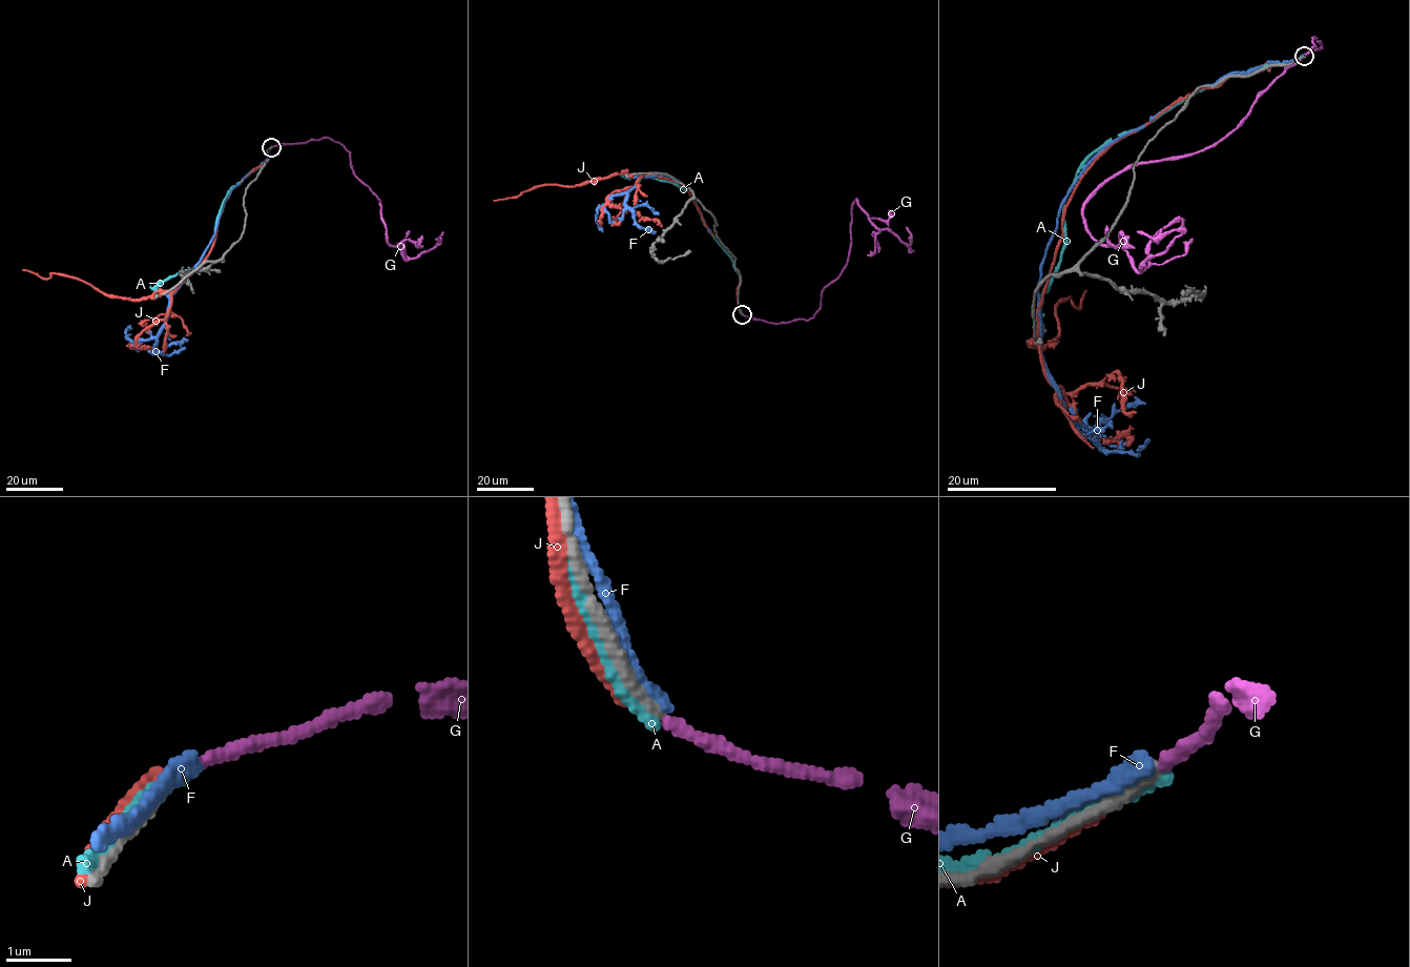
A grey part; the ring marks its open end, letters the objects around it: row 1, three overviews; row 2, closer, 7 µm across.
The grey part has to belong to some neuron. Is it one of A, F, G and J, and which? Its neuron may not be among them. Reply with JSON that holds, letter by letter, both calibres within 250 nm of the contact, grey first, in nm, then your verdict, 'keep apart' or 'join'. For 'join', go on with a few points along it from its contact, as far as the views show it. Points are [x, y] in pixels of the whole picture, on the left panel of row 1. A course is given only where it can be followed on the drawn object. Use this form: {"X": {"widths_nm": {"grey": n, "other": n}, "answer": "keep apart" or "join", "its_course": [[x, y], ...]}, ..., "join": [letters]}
{"A": {"widths_nm": {"grey": 150, "other": 190}, "answer": "keep apart"}, "F": {"widths_nm": {"grey": 240, "other": 280}, "answer": "keep apart"}, "G": {"widths_nm": {"grey": 180, "other": 180}, "answer": "join", "its_course": [[272, 147], [324, 138], [340, 143], [354, 173], [380, 200], [391, 245], [407, 260], [430, 250], [435, 239]]}, "J": {"widths_nm": {"grey": 150, "other": 190}, "answer": "keep apart"}, "join": ["G"]}

